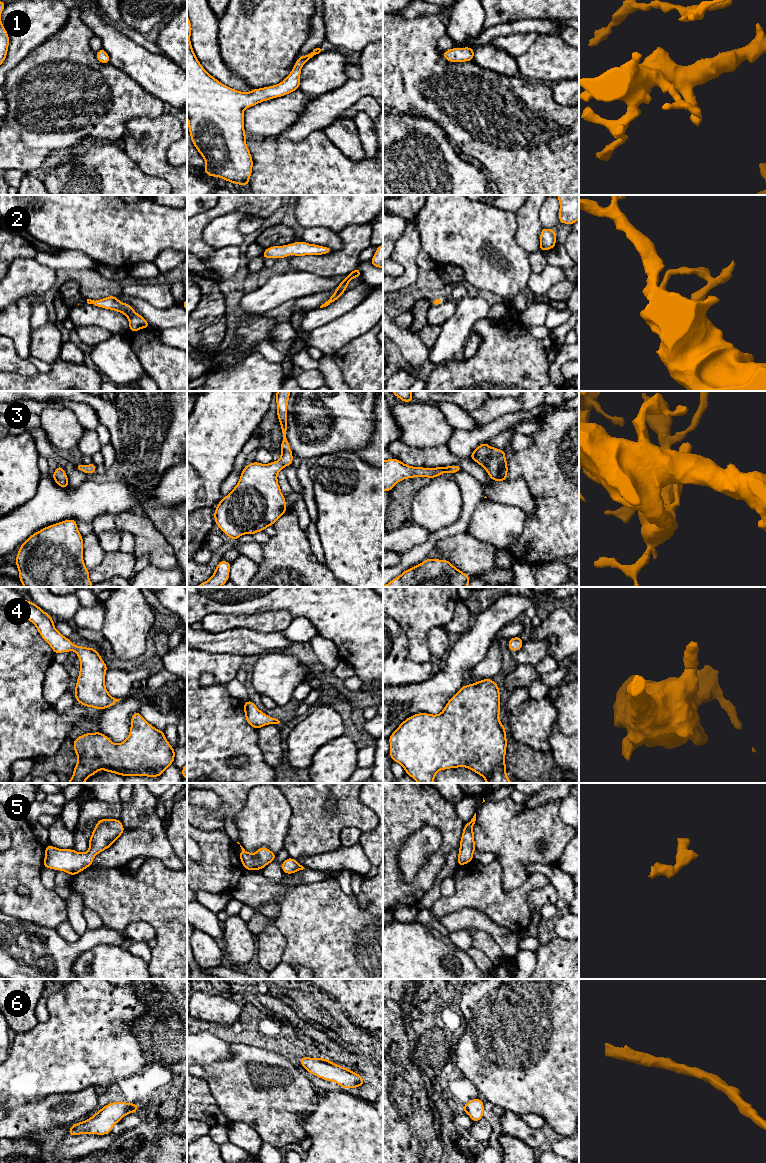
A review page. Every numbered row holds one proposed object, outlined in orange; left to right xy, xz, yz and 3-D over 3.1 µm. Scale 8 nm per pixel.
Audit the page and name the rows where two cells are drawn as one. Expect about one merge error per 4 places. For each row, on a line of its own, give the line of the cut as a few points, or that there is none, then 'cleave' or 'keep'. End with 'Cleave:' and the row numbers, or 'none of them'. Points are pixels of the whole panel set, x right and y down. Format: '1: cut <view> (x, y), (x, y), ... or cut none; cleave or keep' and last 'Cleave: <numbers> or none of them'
1: cut none; keep
2: cut none; keep
3: cut none; keep
4: cut none; keep
5: cut none; keep
6: cut none; keep
Cleave: none of them

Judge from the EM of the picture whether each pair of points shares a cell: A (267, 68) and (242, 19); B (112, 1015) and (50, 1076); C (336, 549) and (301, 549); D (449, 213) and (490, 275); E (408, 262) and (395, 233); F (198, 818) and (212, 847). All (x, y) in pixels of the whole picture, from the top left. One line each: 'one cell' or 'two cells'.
A: one cell
B: one cell
C: two cells
D: one cell
E: two cells
F: two cells

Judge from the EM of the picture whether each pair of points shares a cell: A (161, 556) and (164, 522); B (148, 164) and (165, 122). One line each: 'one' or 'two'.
A: two
B: one

